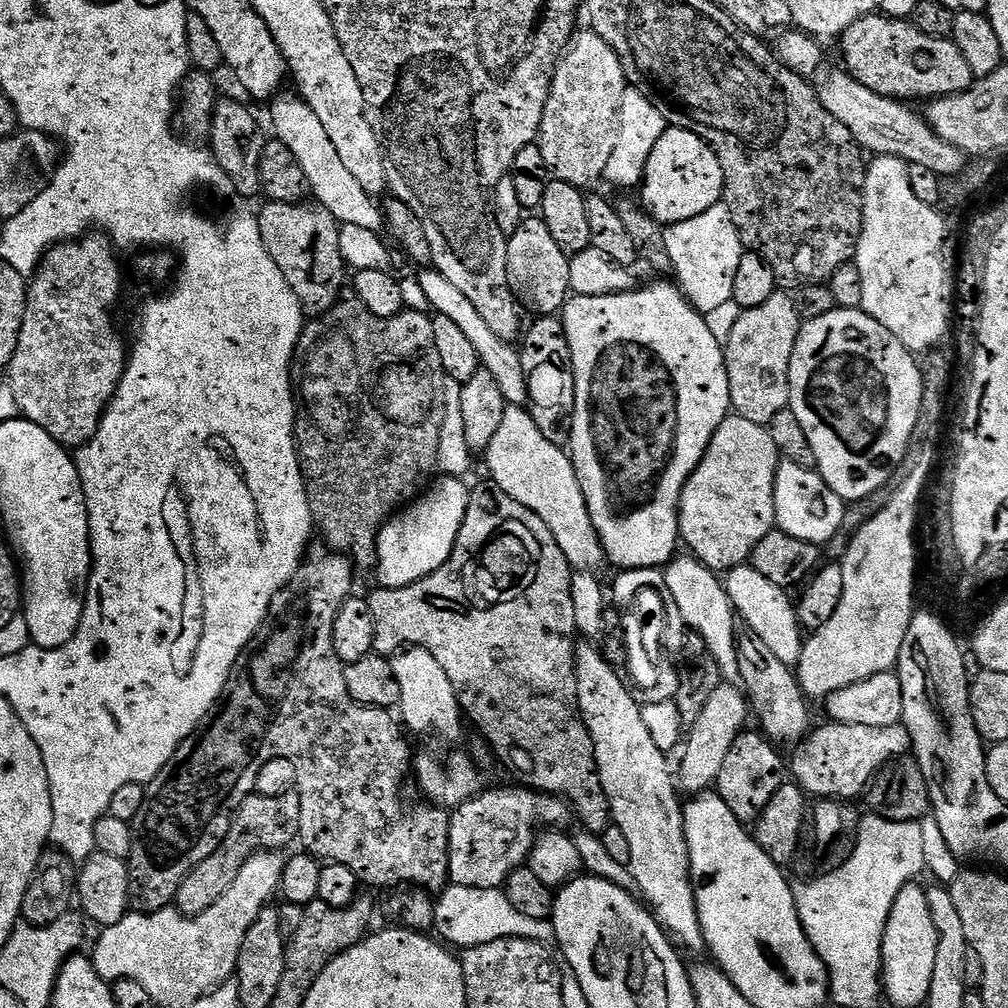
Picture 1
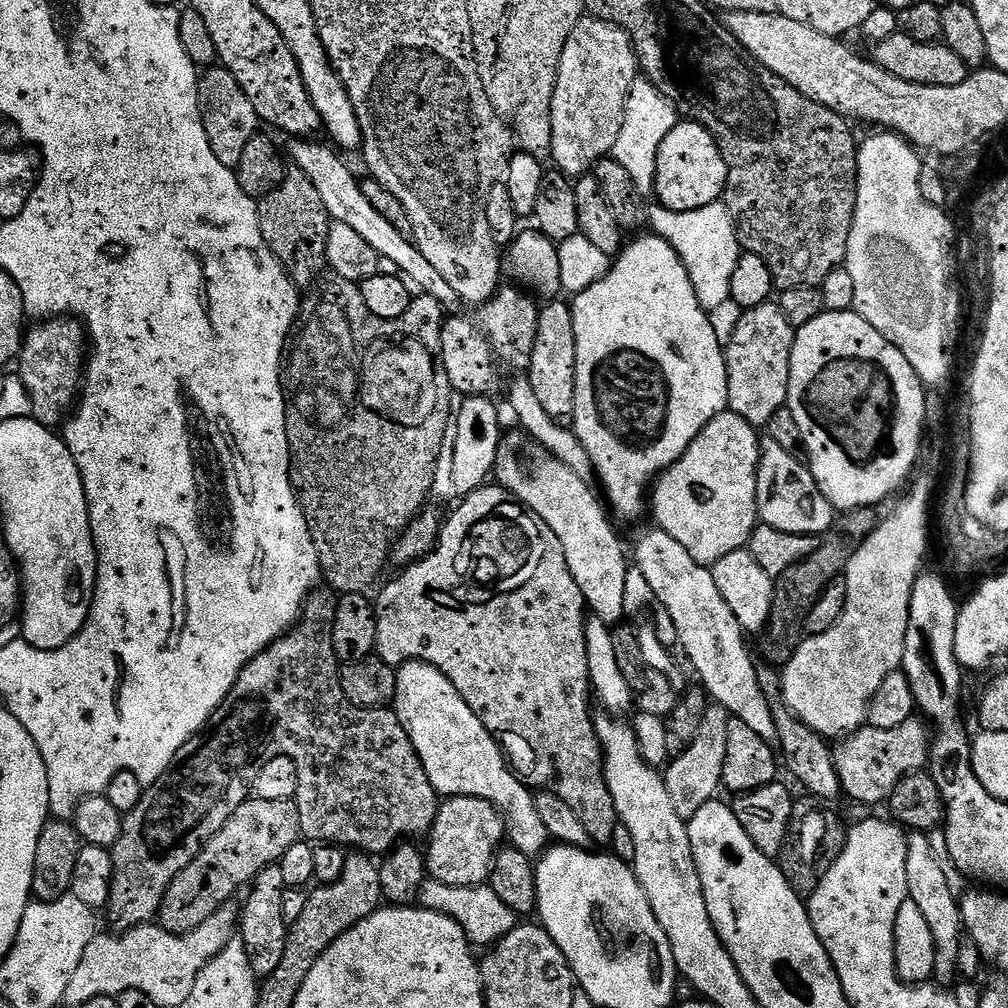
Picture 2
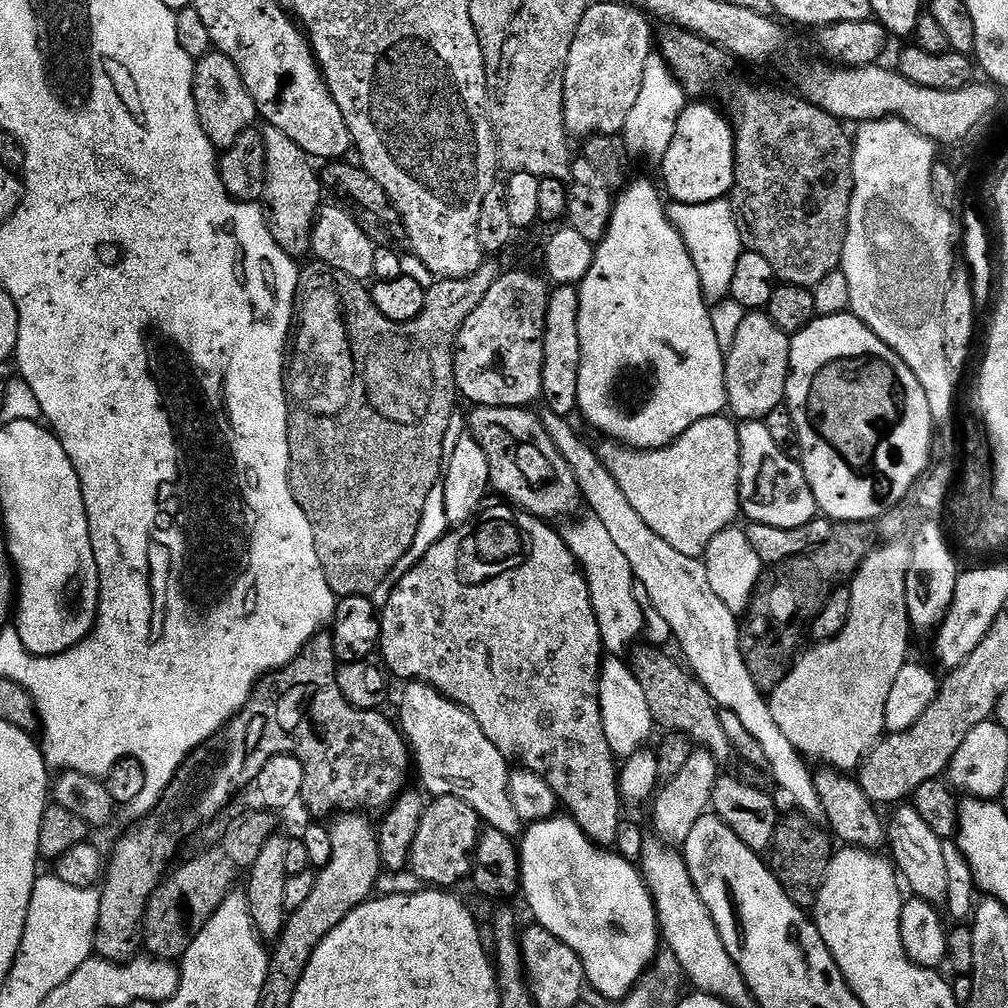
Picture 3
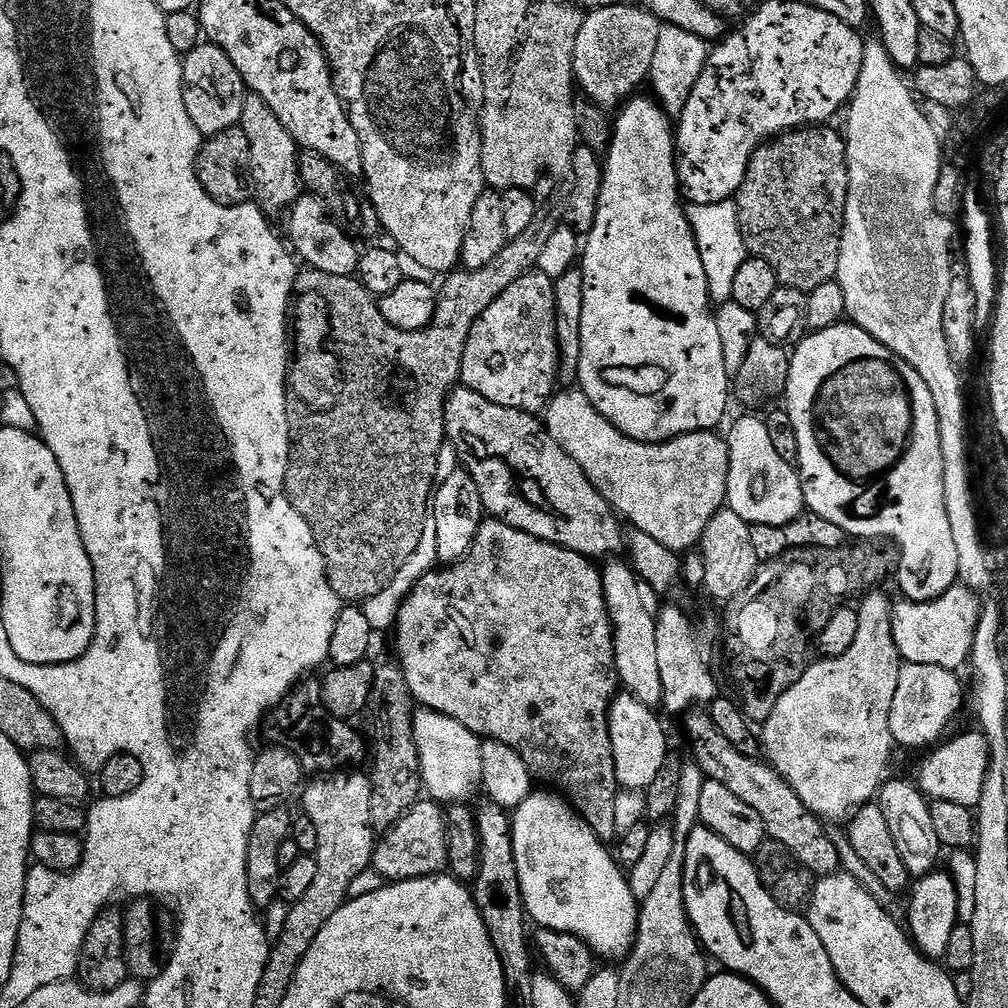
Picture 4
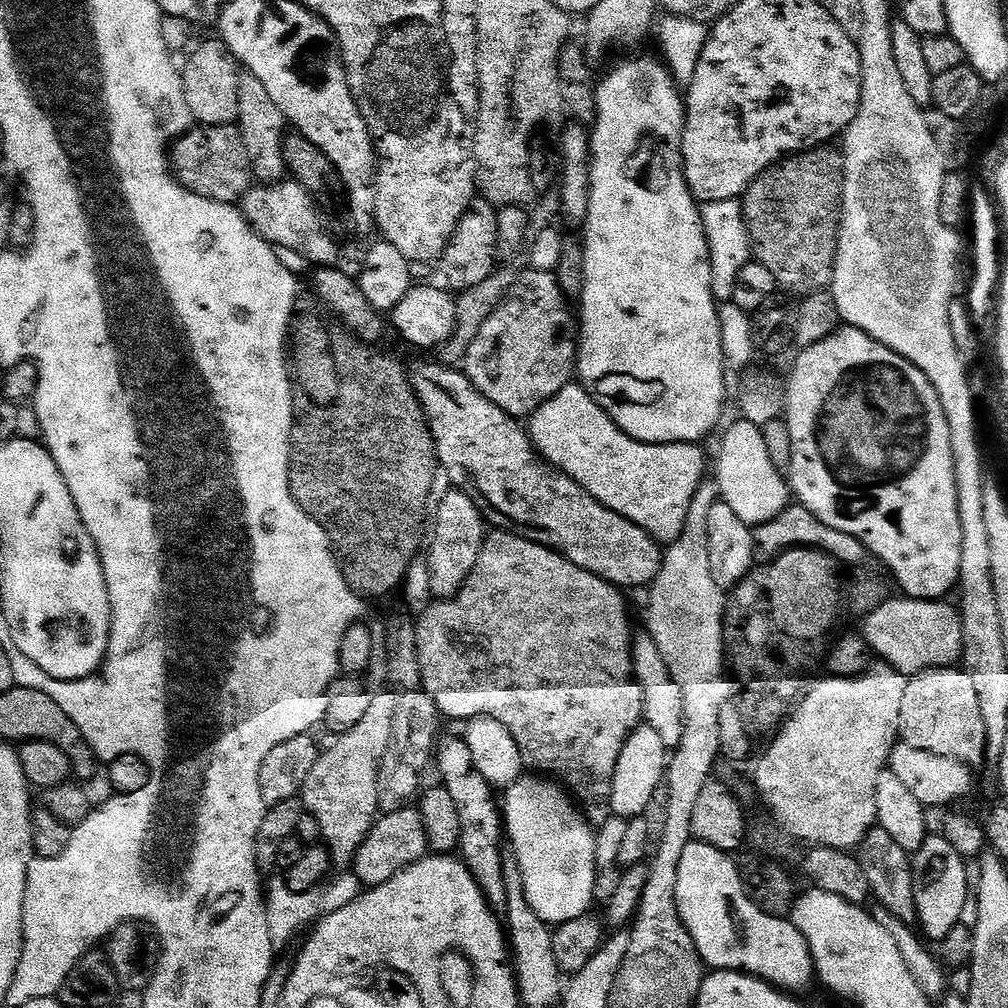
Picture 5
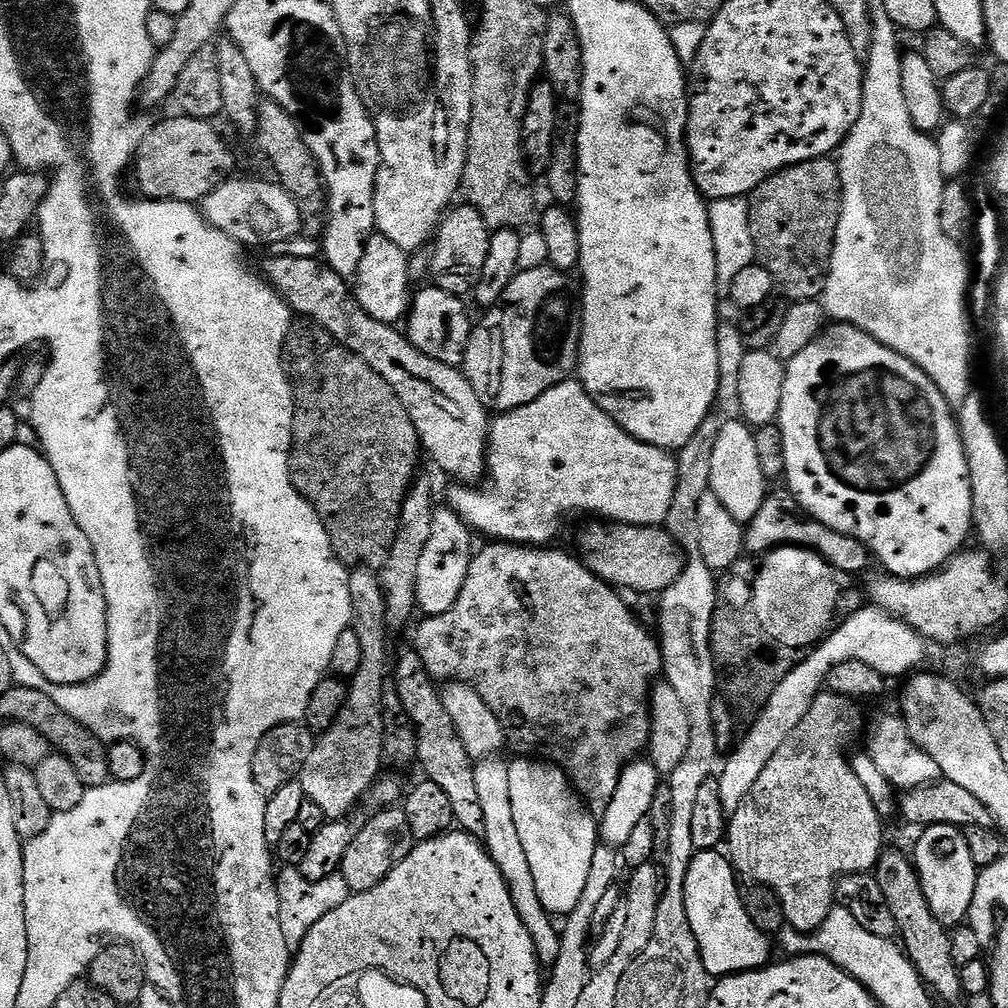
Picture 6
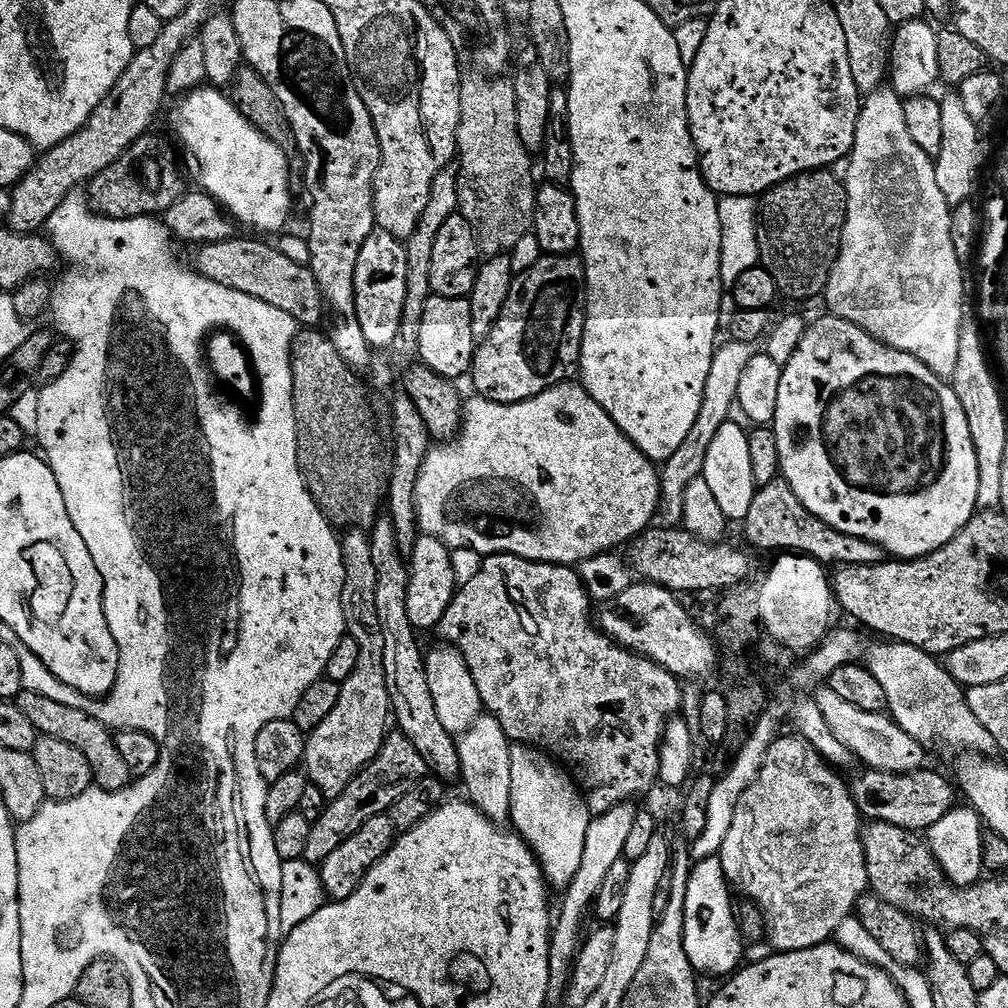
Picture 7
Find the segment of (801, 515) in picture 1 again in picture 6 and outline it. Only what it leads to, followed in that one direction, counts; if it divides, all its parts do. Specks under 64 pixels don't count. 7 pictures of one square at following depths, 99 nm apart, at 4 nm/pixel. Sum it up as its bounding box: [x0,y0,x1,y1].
[710,420,766,522]

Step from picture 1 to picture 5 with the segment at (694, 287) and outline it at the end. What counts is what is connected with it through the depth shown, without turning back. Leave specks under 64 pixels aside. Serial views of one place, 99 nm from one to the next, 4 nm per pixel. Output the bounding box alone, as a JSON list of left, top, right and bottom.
[700,200,755,372]

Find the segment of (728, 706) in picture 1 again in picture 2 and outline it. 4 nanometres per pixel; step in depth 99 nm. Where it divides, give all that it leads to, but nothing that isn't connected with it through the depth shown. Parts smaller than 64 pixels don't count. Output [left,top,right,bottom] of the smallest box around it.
[663,706,730,820]

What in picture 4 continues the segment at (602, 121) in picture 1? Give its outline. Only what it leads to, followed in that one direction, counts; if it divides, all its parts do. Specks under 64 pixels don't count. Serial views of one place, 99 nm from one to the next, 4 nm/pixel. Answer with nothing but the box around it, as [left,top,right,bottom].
[572,6,661,109]

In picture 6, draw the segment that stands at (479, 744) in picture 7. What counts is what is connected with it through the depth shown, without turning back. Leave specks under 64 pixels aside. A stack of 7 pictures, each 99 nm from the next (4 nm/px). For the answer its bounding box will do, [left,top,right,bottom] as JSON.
[474,755,560,966]

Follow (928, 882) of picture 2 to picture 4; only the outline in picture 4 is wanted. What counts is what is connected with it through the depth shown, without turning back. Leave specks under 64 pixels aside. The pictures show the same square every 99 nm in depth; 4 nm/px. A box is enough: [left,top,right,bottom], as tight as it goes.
[878,780,942,878]

